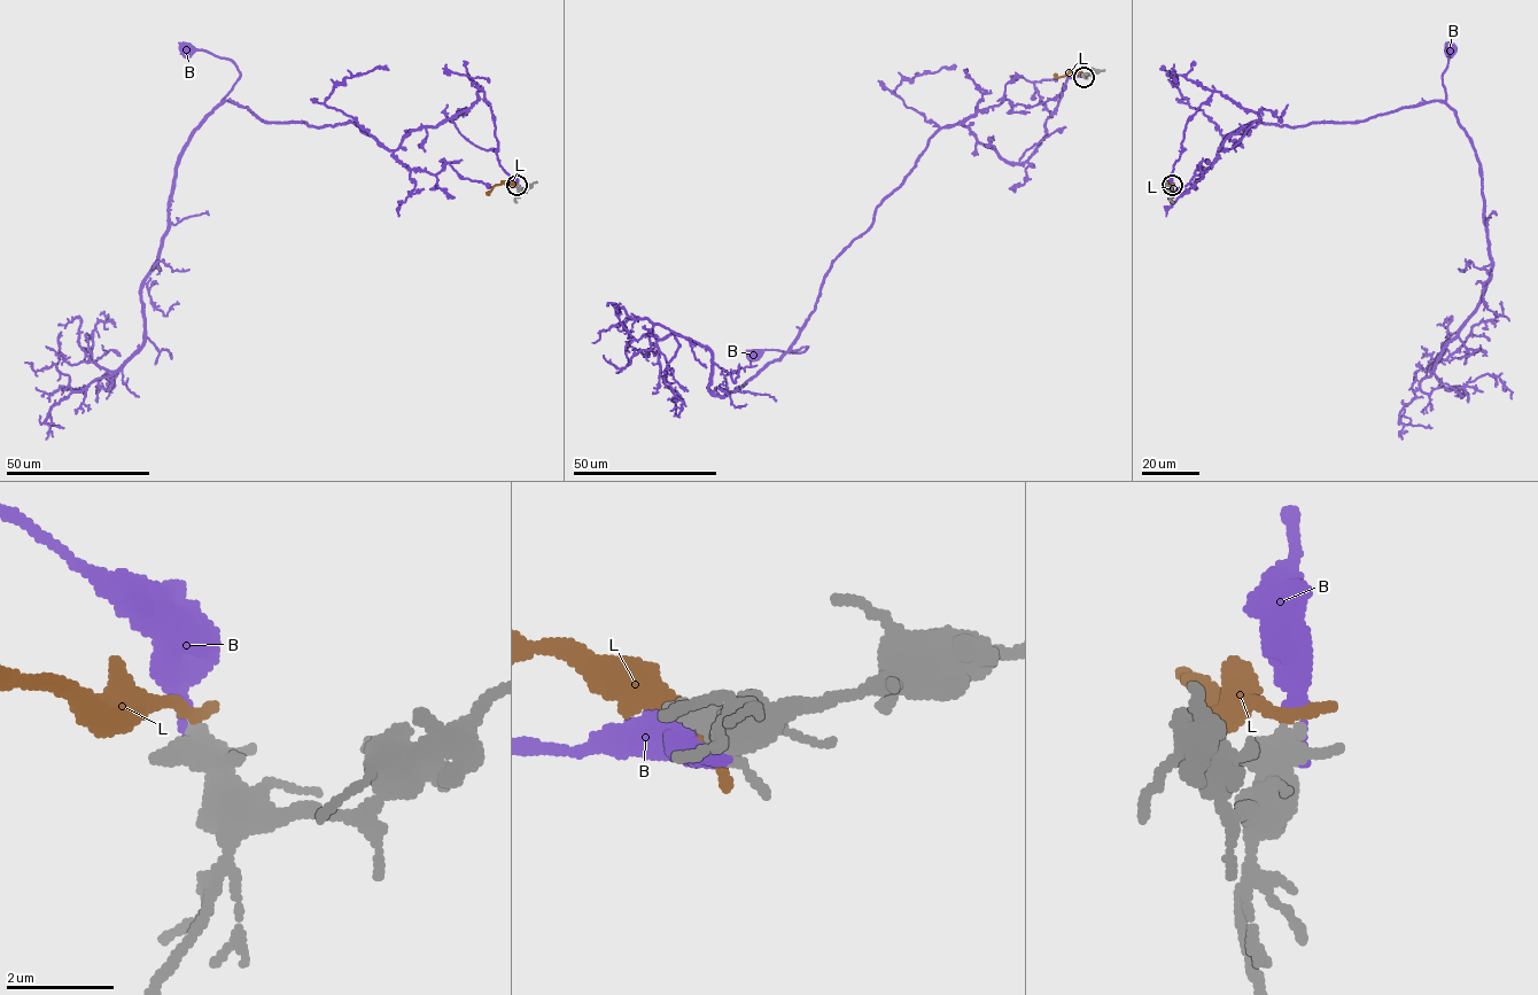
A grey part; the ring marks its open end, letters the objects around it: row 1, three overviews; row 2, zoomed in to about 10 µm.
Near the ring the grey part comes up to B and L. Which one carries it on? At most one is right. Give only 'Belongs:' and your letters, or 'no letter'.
Belongs: no letter

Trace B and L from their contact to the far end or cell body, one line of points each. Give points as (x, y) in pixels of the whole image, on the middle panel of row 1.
B: (1085, 76), (1067, 78), (1020, 163), (962, 124), (939, 129), (834, 261), (791, 350), (807, 348), (754, 355)
L: (1085, 76), (1076, 70), (1059, 77), (1054, 75)

